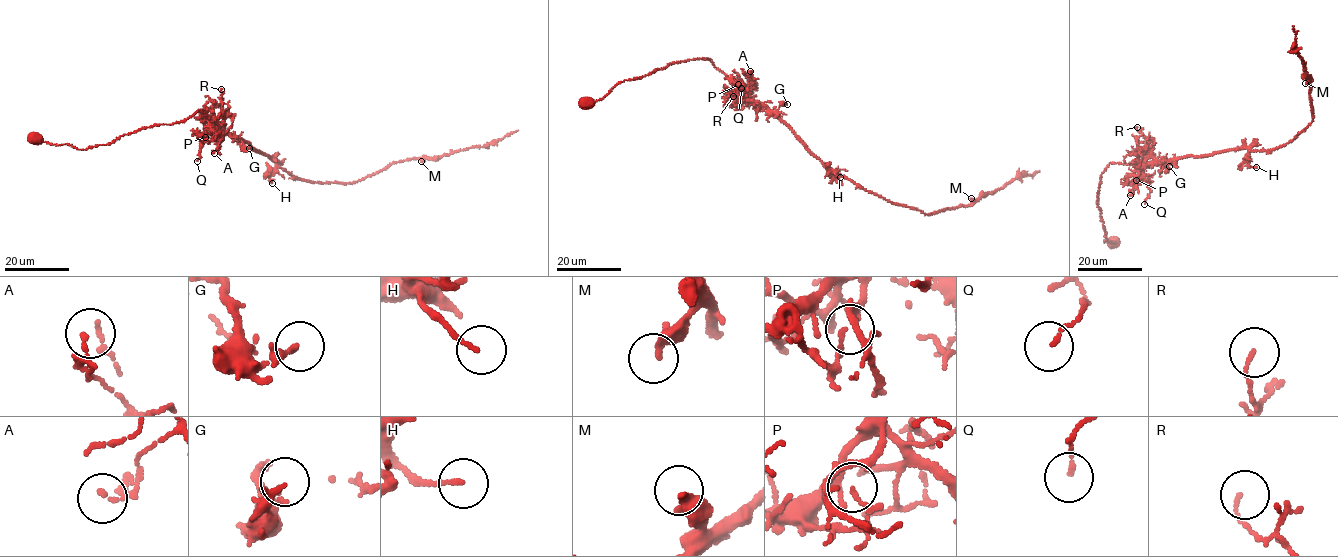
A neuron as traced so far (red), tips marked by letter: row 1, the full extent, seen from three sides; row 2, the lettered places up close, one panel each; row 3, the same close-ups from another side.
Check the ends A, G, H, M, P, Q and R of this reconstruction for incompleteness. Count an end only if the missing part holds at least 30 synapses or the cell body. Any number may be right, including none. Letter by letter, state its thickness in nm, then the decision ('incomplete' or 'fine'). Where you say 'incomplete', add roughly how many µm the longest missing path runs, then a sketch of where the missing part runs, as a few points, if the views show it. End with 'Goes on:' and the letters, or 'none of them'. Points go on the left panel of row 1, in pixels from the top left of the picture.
A: 130 nm | fine
G: 130 nm | fine
H: 130 nm | fine
M: 340 nm | fine
P: 120 nm | fine
Q: 100 nm | fine
R: 90 nm | fine
Goes on: none of them

